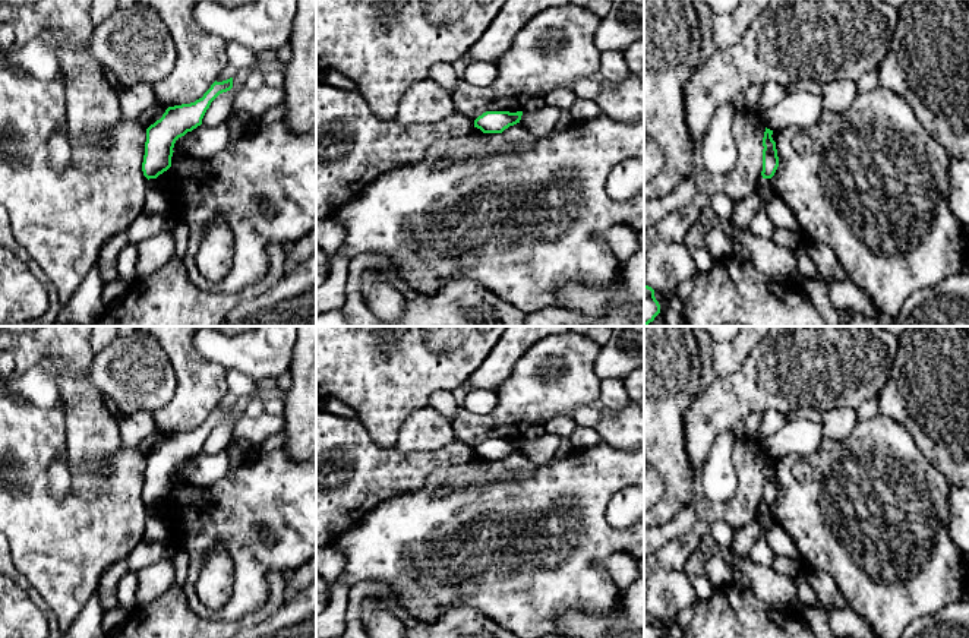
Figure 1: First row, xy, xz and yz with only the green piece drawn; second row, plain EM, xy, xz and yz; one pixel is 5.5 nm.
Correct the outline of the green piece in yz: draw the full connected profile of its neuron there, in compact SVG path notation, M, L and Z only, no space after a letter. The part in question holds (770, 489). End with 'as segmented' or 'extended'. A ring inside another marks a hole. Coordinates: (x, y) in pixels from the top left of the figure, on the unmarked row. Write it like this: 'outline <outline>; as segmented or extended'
outline M766 455L763 465L763 506L771 506L779 495L779 484L776 477L776 470L771 465L773 458Z; as segmented

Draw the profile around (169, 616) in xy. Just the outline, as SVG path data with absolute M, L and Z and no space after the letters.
M269 569L265 574L266 600L253 612L236 620L203 619L189 606L183 587L174 584L162 596L132 612L117 635L107 638L234 638L239 631L252 628L269 618L285 600L285 572Z

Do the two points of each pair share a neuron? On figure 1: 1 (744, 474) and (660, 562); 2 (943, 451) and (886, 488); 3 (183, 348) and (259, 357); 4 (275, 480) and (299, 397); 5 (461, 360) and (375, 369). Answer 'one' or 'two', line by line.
1: one
2: two
3: two
4: two
5: one

